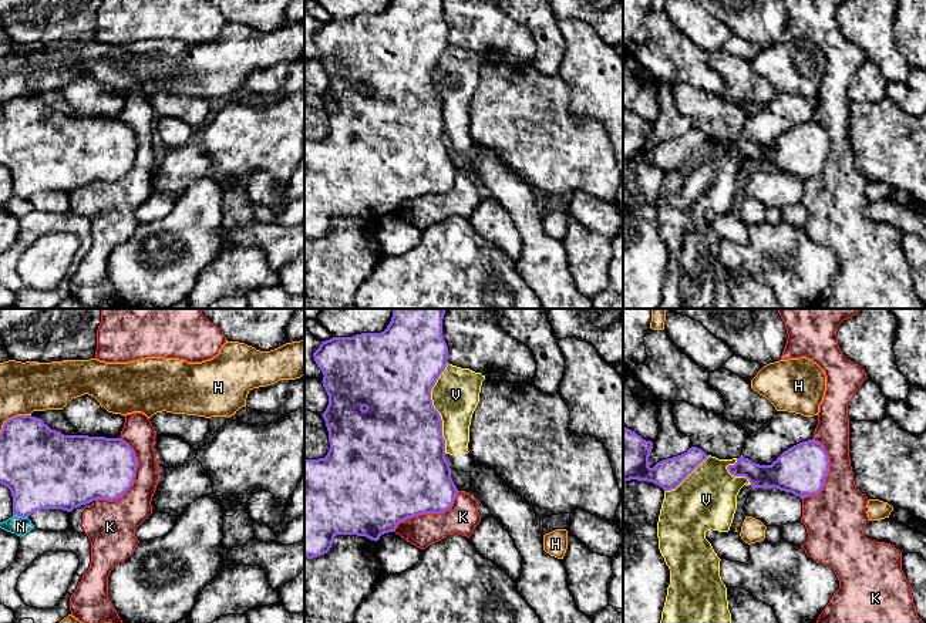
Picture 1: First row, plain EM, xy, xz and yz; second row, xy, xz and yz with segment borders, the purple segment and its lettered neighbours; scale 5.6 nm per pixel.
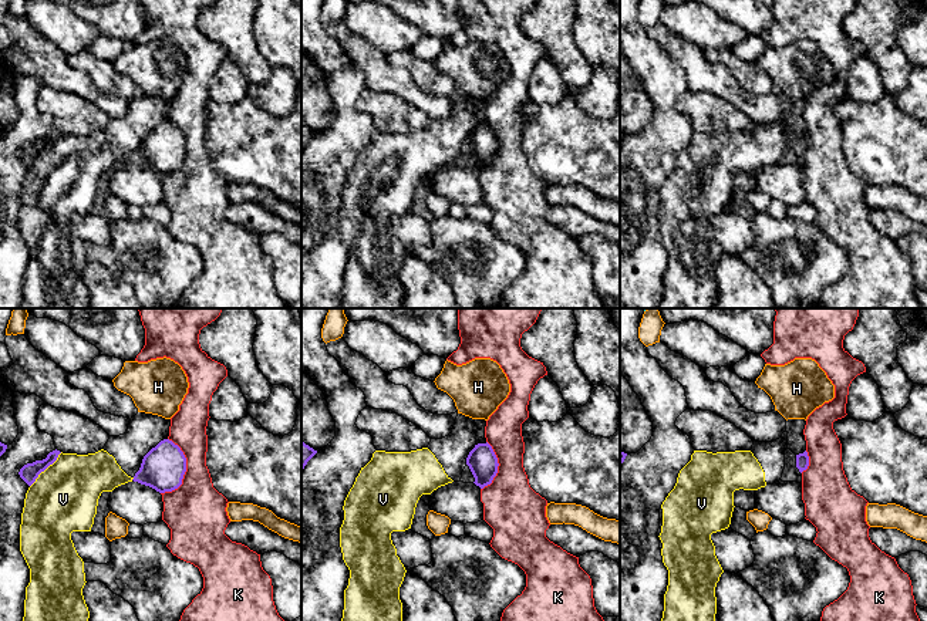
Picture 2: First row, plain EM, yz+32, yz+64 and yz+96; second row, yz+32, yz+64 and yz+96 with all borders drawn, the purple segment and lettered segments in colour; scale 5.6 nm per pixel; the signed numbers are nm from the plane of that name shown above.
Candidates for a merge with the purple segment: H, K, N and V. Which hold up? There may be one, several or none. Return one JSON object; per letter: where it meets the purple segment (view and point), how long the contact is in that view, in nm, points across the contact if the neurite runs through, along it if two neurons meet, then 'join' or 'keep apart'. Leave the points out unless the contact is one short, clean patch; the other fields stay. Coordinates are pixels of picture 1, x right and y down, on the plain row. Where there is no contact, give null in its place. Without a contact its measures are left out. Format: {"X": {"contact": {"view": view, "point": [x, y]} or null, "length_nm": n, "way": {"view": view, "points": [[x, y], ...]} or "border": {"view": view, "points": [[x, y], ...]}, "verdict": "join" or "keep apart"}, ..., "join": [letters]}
{"H": {"contact": {"view": "xy", "point": [13, 98]}, "length_nm": 200, "verdict": "keep apart"}, "K": {"contact": {"view": "xy", "point": [132, 161]}, "length_nm": 400, "verdict": "keep apart"}, "N": {"contact": {"view": "xy", "point": [20, 196]}, "length_nm": 90, "verdict": "keep apart"}, "V": {"contact": {"view": "xz", "point": [434, 90]}, "length_nm": 500, "verdict": "keep apart"}, "join": []}

